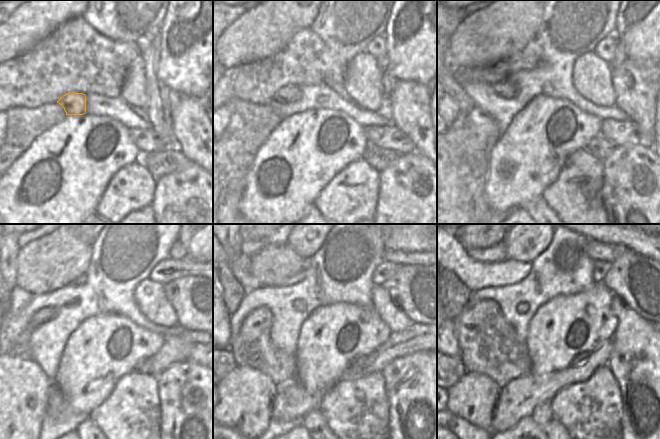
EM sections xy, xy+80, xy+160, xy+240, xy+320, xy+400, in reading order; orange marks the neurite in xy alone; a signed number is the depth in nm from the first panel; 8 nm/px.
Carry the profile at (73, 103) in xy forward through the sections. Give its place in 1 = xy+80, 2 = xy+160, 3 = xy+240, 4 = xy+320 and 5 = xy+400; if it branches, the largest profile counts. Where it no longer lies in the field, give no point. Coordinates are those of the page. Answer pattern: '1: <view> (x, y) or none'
1: xy+80 (290, 93)
2: xy+160 (506, 88)
3: xy+240 (21, 349)
4: xy+320 (253, 348)
5: xy+400 (488, 344)

